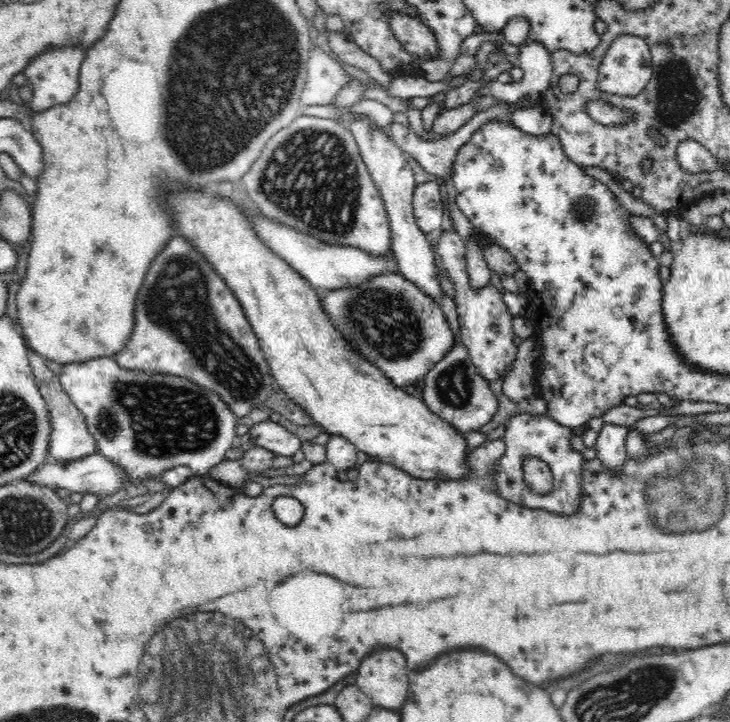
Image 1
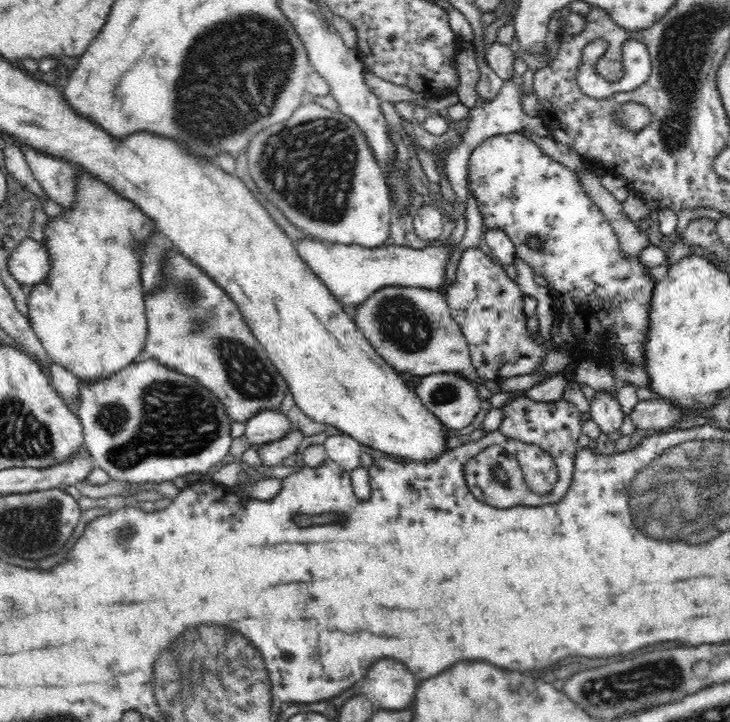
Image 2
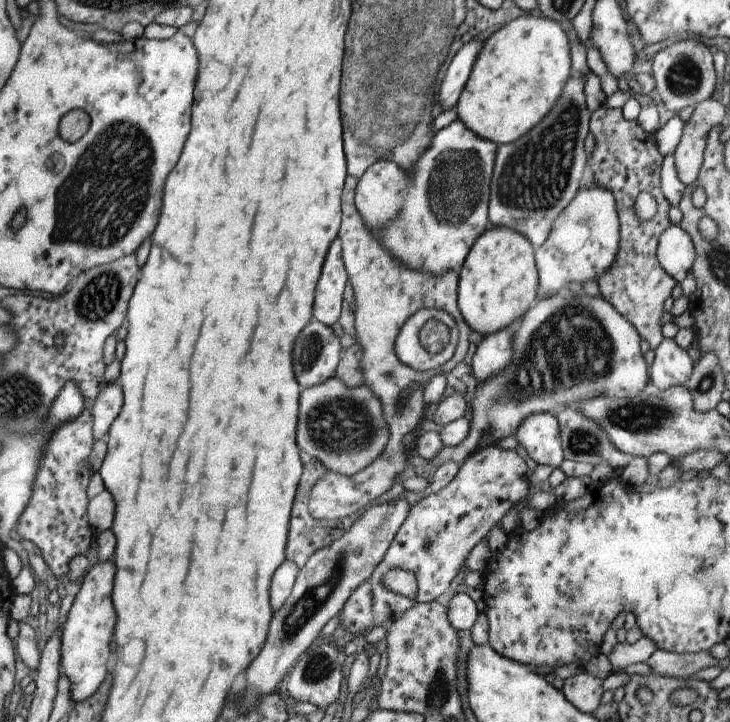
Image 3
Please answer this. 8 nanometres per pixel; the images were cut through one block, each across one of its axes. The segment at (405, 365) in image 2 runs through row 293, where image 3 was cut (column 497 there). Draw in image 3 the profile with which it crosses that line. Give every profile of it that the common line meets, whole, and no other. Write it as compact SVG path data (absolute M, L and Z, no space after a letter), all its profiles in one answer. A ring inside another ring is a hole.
M565 290L550 298L537 300L516 322L515 330L512 362L505 371L476 386L474 398L468 406L470 428L467 436L457 447L443 447L429 462L439 466L451 461L460 466L469 454L473 454L475 448L479 448L480 438L485 431L496 444L507 436L514 436L517 426L527 416L534 413L553 414L554 403L564 406L575 405L584 399L600 395L629 399L649 389L647 364L639 348L639 342L641 342L639 334L601 296L589 297L585 294L573 296Z

